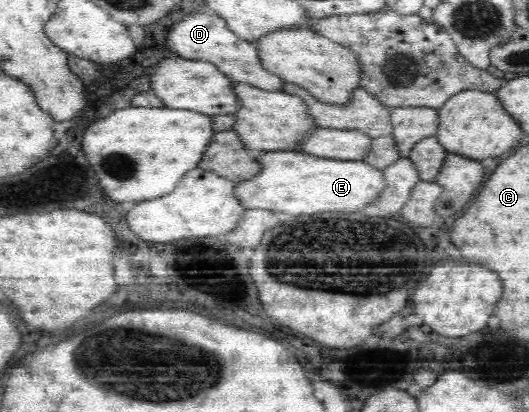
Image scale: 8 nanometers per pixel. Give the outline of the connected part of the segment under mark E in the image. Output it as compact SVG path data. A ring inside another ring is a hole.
M261 150L253 153L256 172L231 184L231 195L244 209L267 209L301 216L327 209L363 208L381 188L379 169L361 160L339 160L305 155L297 150Z

